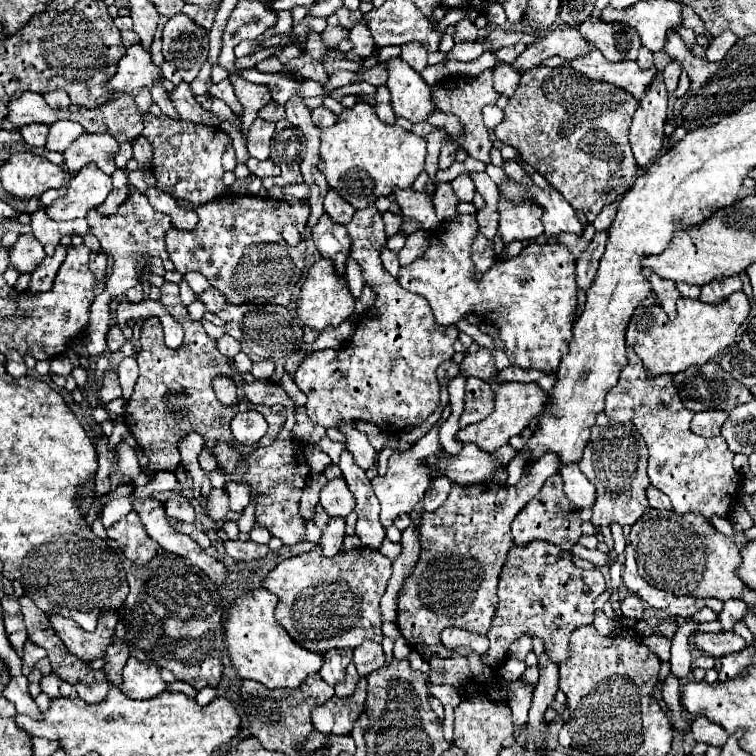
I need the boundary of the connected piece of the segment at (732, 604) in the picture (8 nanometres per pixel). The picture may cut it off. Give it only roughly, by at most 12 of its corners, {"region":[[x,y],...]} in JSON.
{"region":[[738,599],[724,603],[718,621],[724,631],[744,619],[746,603]]}

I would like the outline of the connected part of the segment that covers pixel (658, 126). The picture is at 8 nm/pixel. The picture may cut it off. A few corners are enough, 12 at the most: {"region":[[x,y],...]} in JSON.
{"region":[[658,73],[640,101],[630,145],[640,169],[662,151],[668,93]]}

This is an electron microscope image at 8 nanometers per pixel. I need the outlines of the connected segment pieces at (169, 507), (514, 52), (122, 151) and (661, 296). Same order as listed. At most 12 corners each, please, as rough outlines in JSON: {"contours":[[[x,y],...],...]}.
{"contours":[[[182,495],[166,497],[166,513],[184,523],[194,523],[194,507]],[[524,43],[500,49],[496,61],[514,63],[526,49]],[[122,143],[116,167],[122,169],[132,159],[132,143]],[[656,273],[648,281],[668,319],[676,317],[680,291]]]}

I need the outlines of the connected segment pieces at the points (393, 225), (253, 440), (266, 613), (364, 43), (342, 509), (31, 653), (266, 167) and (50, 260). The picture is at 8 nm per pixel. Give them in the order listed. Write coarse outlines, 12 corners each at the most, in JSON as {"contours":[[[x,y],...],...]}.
{"contours":[[[384,213],[384,229],[386,237],[398,233],[402,223],[400,215]],[[258,411],[232,419],[232,435],[242,445],[256,445],[266,433]],[[262,587],[234,599],[224,621],[242,679],[298,687],[322,655],[298,647]],[[360,19],[348,37],[356,55],[366,59],[376,49],[368,25]],[[332,479],[320,493],[330,517],[354,511],[346,481]],[[25,641],[22,671],[28,675],[38,659],[46,657],[42,647]],[[248,159],[248,169],[256,177],[276,177],[280,167],[276,163]],[[58,245],[34,271],[30,291],[50,291],[56,271],[66,259]]]}

